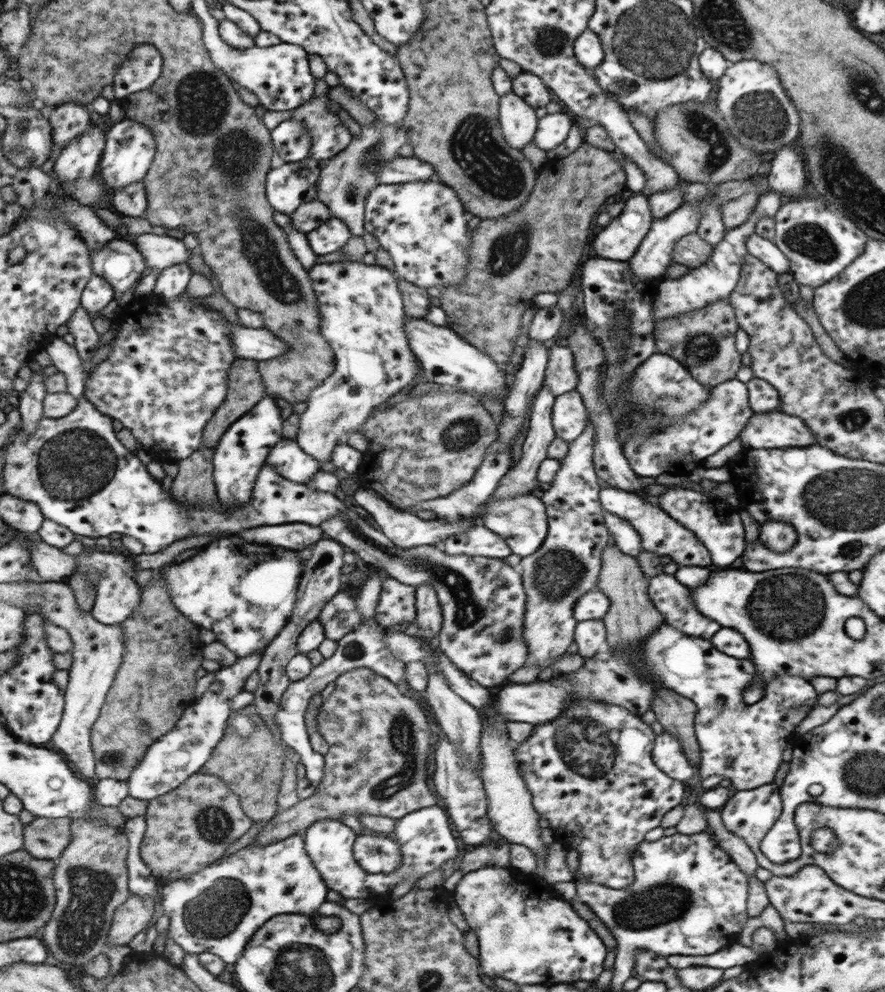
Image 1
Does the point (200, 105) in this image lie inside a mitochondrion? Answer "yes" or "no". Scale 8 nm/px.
yes

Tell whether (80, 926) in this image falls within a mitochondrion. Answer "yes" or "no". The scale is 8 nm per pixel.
yes

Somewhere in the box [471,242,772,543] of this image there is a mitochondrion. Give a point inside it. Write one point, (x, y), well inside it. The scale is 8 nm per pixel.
(700, 347)

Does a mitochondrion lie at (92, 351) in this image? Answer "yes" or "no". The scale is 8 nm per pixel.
no

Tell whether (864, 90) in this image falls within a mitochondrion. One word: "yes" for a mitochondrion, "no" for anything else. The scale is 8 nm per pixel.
yes

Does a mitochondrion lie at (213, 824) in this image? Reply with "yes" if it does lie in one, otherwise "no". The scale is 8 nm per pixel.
yes

